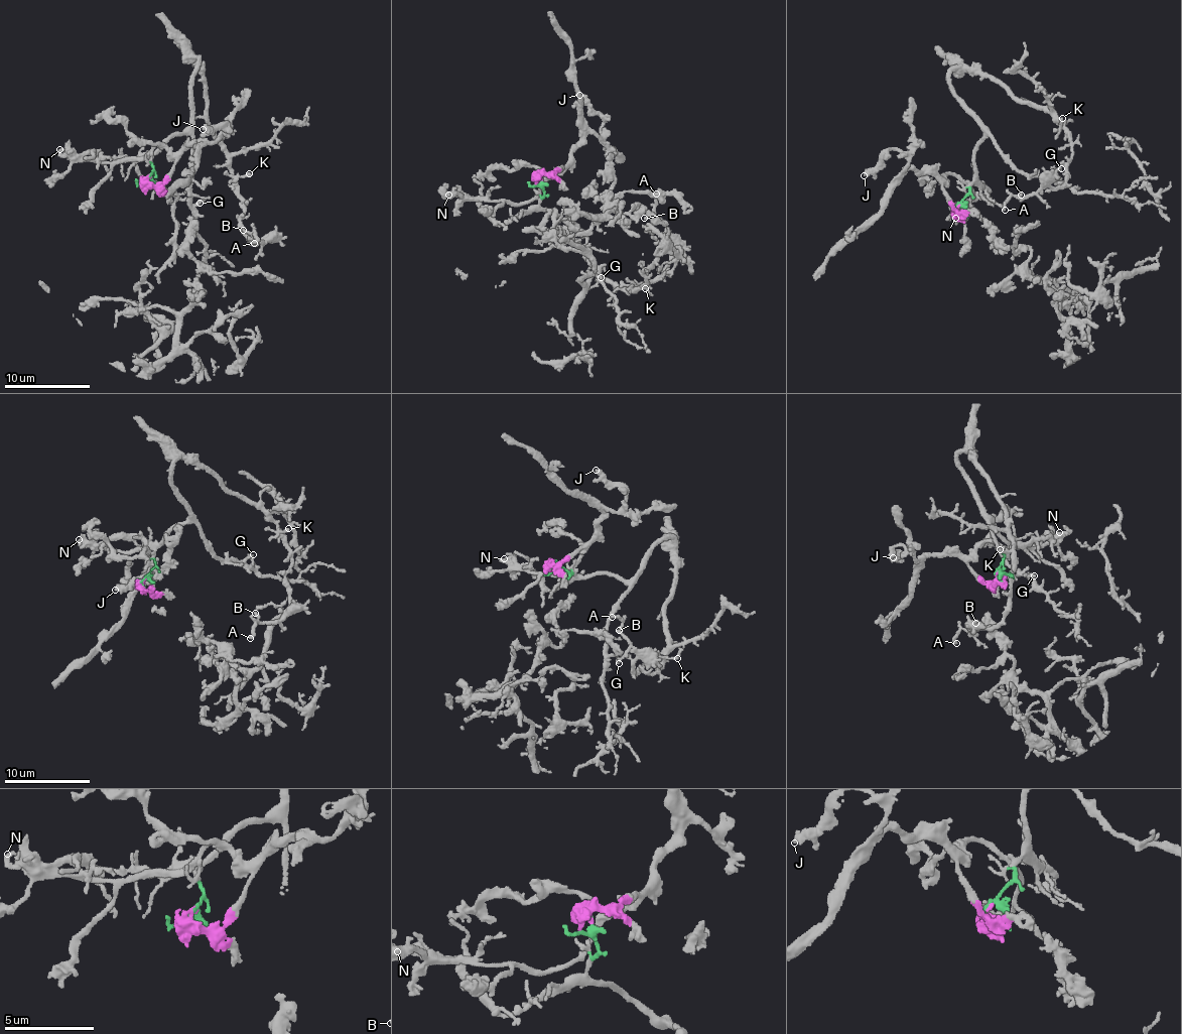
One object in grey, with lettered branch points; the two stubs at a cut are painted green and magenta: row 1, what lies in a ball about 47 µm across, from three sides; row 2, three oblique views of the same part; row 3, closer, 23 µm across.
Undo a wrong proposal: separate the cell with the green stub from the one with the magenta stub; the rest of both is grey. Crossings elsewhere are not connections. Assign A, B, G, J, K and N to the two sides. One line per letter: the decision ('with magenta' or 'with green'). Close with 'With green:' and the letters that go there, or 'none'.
A: with green
B: with green
G: with green
J: with magenta
K: with green
N: with magenta
With green: A, B, G, K

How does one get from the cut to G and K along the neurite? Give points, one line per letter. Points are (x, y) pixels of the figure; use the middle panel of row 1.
G: (540, 176), (545, 192), (539, 205), (581, 229), (589, 264), (596, 267), (602, 277)
K: (540, 176), (539, 205), (575, 228), (571, 219), (570, 243), (589, 266), (629, 291), (646, 288)

